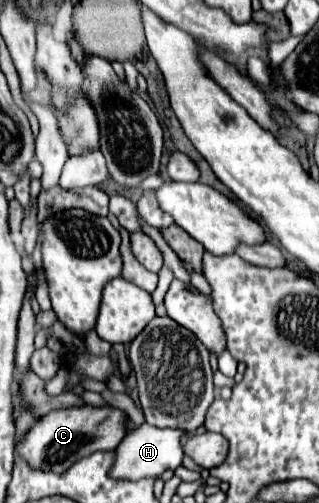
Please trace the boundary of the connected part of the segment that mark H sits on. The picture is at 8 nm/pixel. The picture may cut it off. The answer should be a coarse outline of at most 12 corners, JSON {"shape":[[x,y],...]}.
{"shape":[[135,426],[109,476],[141,480],[175,470],[183,432]]}

